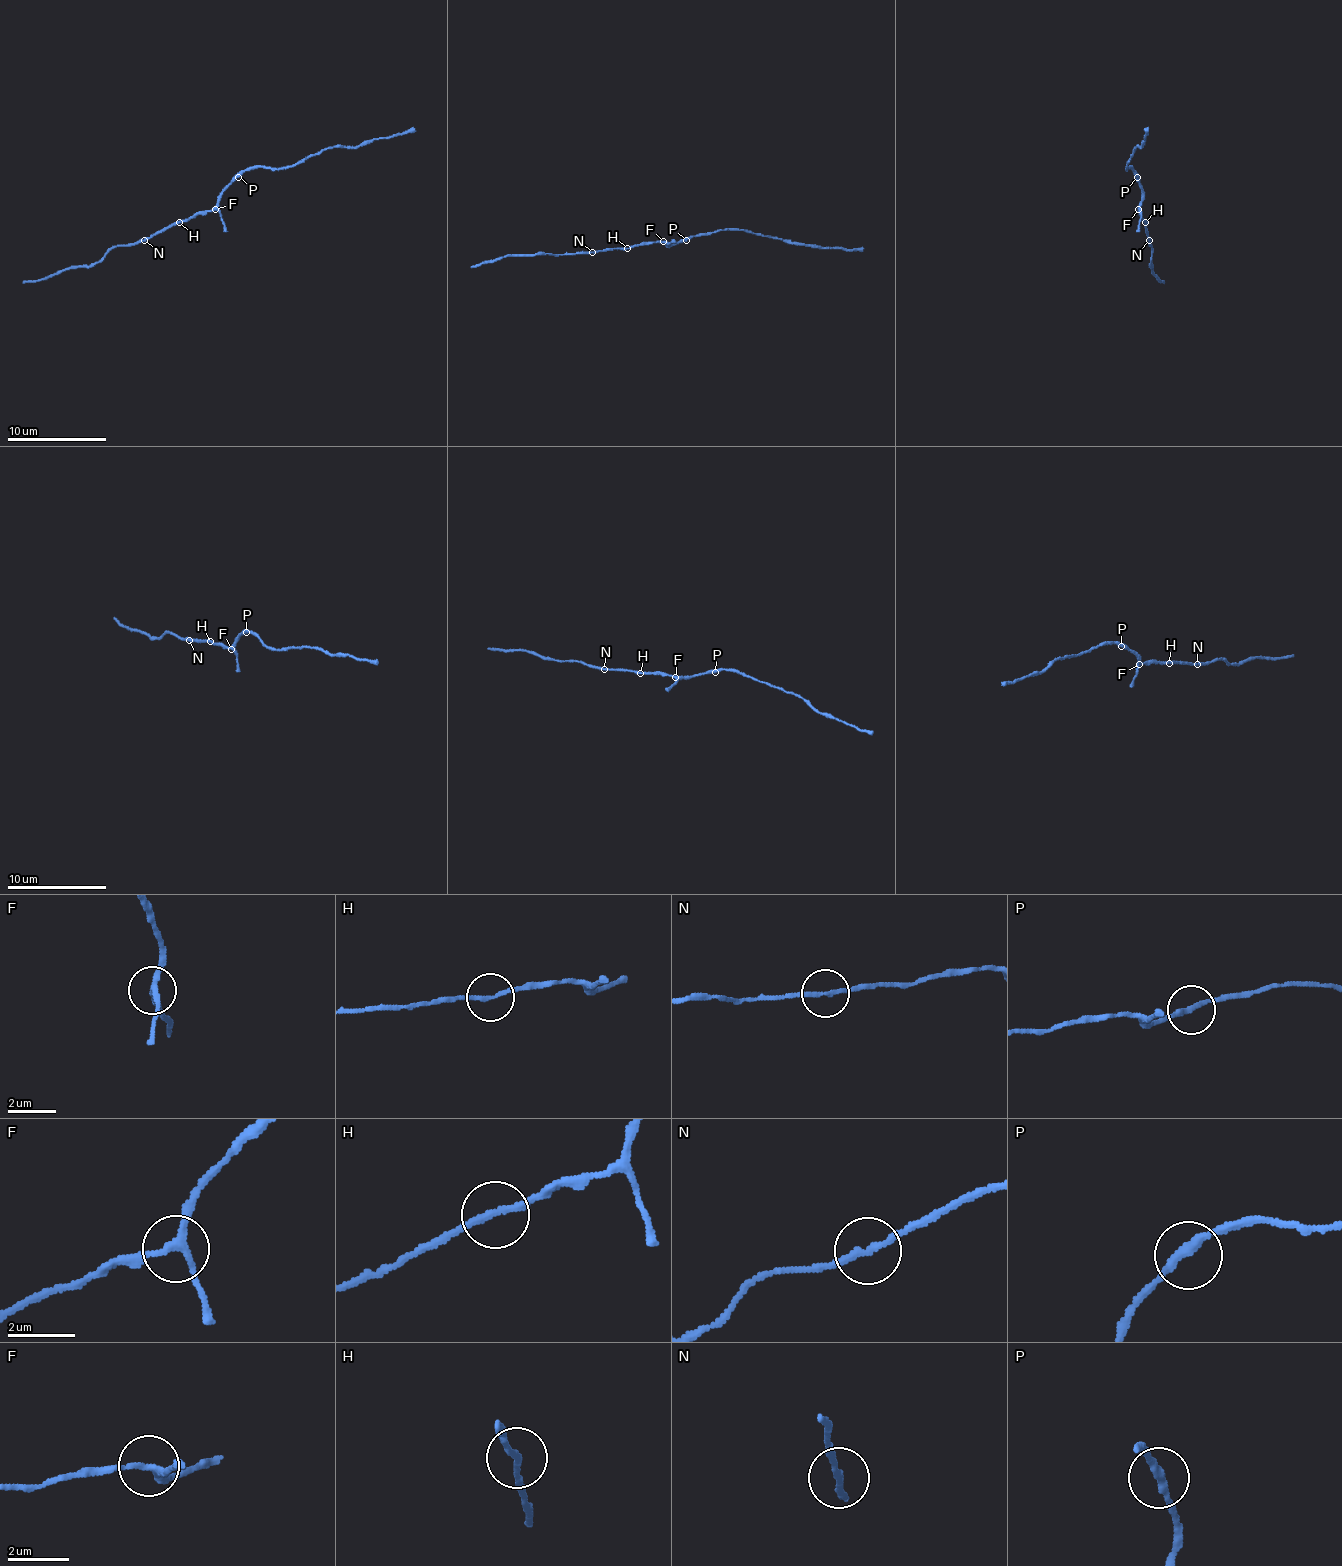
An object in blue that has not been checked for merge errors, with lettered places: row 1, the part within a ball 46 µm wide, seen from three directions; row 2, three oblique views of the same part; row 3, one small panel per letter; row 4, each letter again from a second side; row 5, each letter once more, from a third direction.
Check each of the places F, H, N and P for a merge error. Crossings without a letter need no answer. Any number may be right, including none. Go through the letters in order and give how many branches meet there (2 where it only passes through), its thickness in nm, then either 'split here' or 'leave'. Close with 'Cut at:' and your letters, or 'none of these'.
F: 3 | 200 nm | leave
H: 2 | 190 nm | leave
N: 2 | 190 nm | split here
P: 2 | 260 nm | leave
Cut at: N

